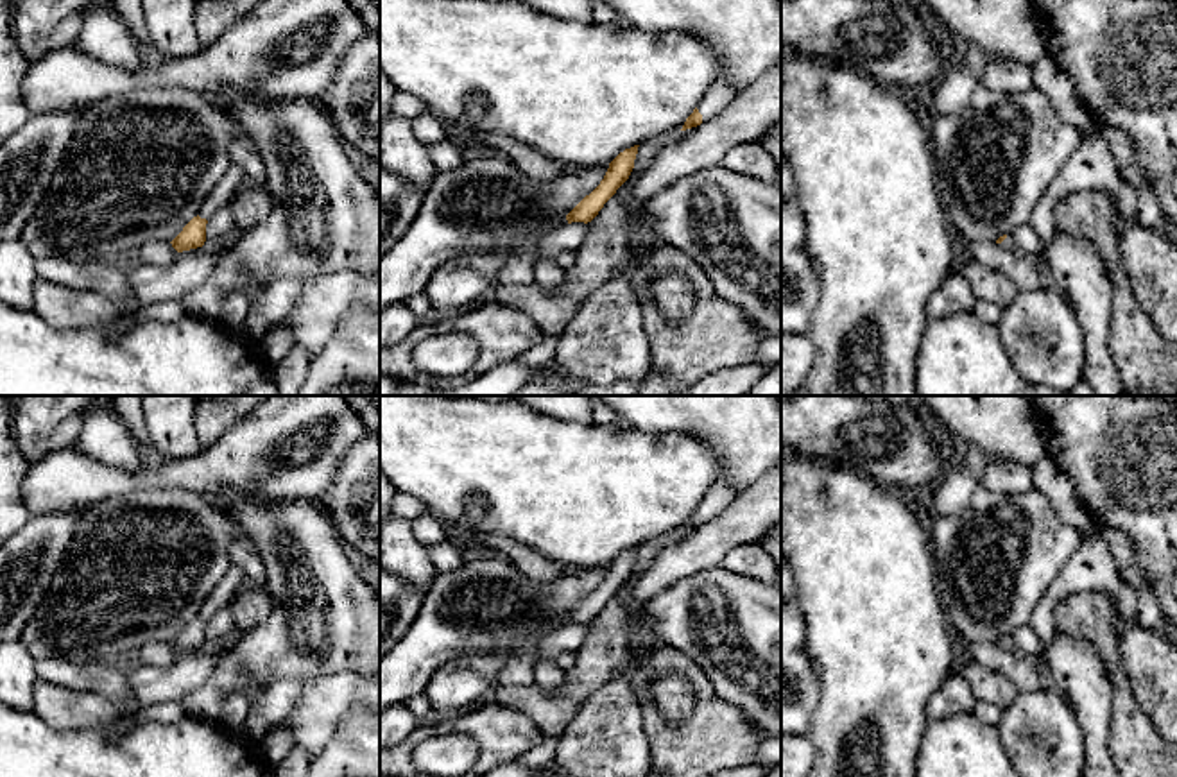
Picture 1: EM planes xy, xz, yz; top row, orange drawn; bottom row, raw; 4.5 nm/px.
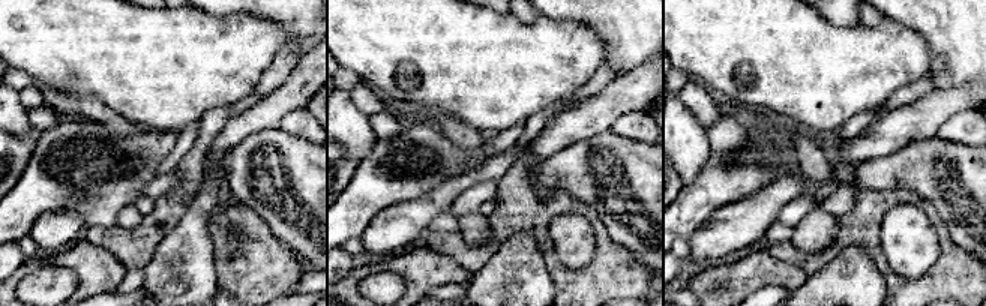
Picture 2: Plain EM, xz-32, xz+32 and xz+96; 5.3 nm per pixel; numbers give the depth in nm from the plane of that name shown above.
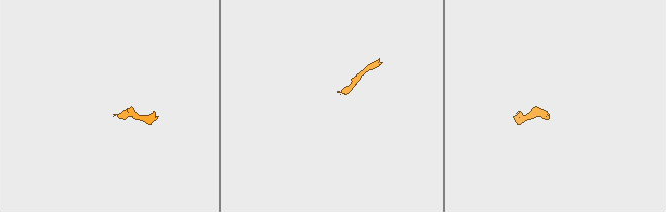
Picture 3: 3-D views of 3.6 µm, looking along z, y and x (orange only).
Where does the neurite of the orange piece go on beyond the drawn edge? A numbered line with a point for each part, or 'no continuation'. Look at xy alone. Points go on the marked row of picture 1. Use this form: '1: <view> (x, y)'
no continuation

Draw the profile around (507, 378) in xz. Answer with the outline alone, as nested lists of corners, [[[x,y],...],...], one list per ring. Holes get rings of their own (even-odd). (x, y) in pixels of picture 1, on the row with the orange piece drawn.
[[[505,362],[477,376],[462,388],[434,390],[430,396],[514,396],[521,387],[534,380],[546,378],[552,372],[552,362],[543,367],[525,367]]]

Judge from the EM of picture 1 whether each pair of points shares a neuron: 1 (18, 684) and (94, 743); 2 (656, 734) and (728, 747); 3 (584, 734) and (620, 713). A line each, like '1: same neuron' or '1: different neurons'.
1: different neurons
2: same neuron
3: same neuron

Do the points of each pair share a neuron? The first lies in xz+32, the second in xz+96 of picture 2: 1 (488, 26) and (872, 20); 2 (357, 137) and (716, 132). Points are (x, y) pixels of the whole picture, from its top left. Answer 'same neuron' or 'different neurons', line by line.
1: different neurons
2: different neurons

